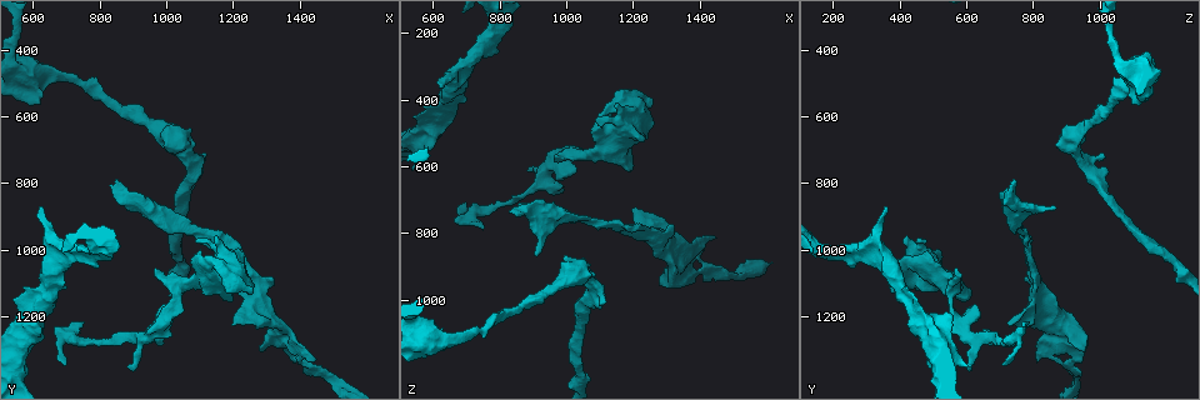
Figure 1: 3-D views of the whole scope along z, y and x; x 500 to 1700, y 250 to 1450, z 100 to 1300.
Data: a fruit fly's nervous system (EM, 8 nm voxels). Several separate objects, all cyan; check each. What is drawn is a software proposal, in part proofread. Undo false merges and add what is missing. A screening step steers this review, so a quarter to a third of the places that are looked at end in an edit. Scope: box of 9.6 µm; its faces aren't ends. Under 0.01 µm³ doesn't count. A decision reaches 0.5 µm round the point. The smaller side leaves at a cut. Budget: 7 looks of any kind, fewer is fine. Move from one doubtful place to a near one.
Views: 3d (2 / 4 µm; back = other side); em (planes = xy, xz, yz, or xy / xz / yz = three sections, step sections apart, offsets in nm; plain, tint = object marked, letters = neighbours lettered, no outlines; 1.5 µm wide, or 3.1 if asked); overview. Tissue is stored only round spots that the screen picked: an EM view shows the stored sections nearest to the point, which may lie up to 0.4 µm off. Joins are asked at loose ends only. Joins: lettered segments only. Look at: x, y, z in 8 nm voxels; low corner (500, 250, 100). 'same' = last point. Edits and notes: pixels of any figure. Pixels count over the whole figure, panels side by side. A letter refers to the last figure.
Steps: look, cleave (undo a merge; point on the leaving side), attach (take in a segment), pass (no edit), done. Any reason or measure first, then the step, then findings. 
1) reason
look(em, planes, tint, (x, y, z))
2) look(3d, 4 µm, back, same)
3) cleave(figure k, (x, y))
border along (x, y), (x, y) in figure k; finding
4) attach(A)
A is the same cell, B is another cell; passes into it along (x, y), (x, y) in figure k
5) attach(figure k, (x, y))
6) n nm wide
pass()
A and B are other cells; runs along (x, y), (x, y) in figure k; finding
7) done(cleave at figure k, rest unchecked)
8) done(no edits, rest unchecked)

thick turns thin
look(em, planes, tint, (1500, 1390, 930))

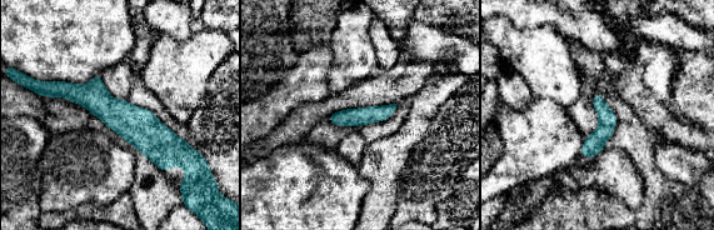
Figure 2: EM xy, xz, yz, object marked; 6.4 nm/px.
what lies round it
look(em, planes, letters, same)

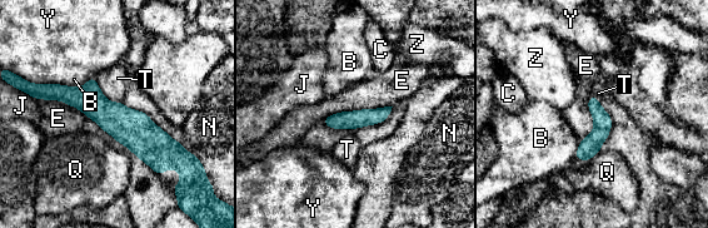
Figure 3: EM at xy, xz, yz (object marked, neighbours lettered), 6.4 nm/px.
pass()
B, C, E, J, N, Q, T, Y and Z are other cells; border along (392, 105), (342, 110), (320, 122) in figure 3; continuous, no second neuron

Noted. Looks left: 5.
arms part here
look(em, xz, step 4, letters, (1330, 1230, 890))

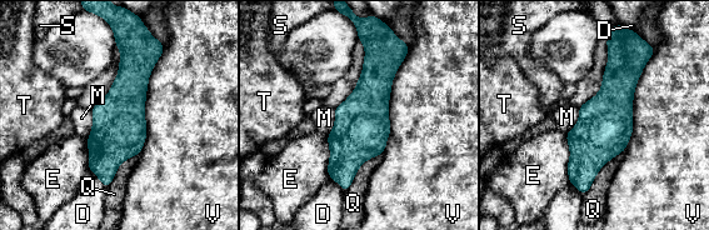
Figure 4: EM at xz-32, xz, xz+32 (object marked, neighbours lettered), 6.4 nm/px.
V touches over 700 nm
pass()
D, E, M, Q, S, T and V are other cells; border along (164, 45), (138, 154) in figure 4; all the same neuron

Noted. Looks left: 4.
tapers out
look(3d, 2 µm, (750, 1210, 770))

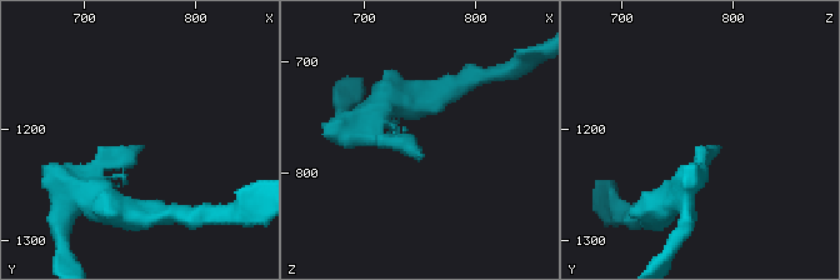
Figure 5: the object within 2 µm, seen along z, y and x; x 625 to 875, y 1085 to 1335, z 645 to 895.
arms of 200, 200 nm
look(em, xz, step 4, letters, (750, 1218, 774))

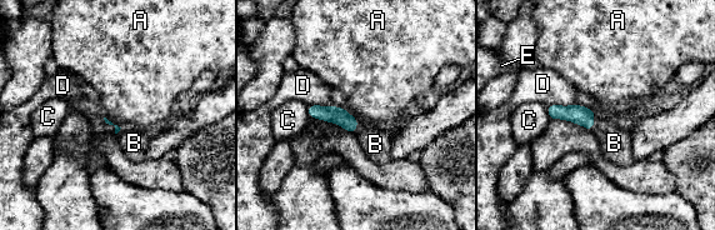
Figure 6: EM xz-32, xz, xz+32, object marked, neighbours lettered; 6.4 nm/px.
attach(B)
B is the same cell, A, C, D and E are other cells; it goes on there

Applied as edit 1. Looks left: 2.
done(attach at figure 6, rest unchecked)

